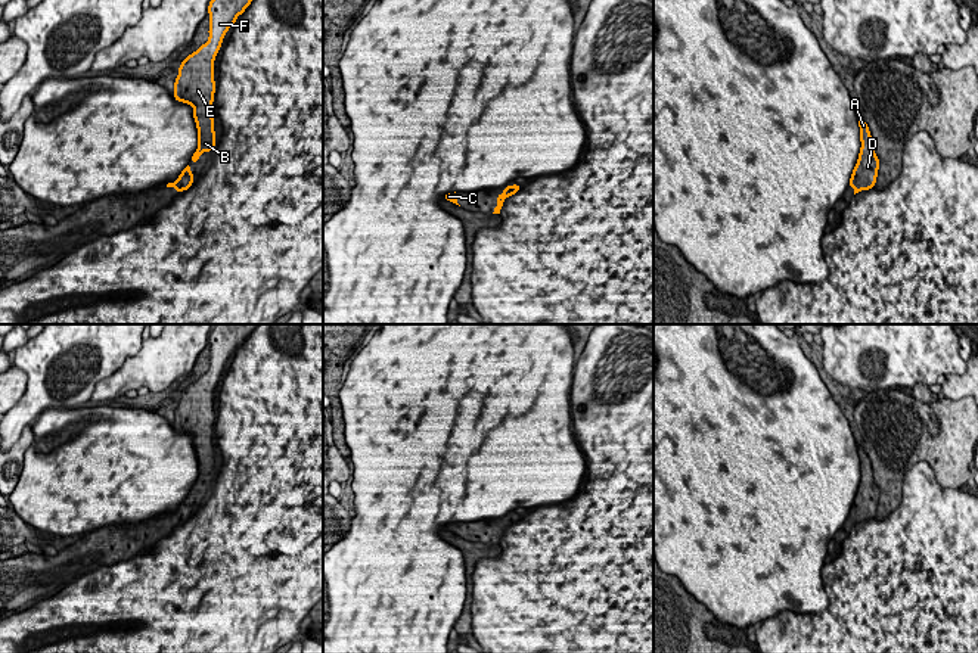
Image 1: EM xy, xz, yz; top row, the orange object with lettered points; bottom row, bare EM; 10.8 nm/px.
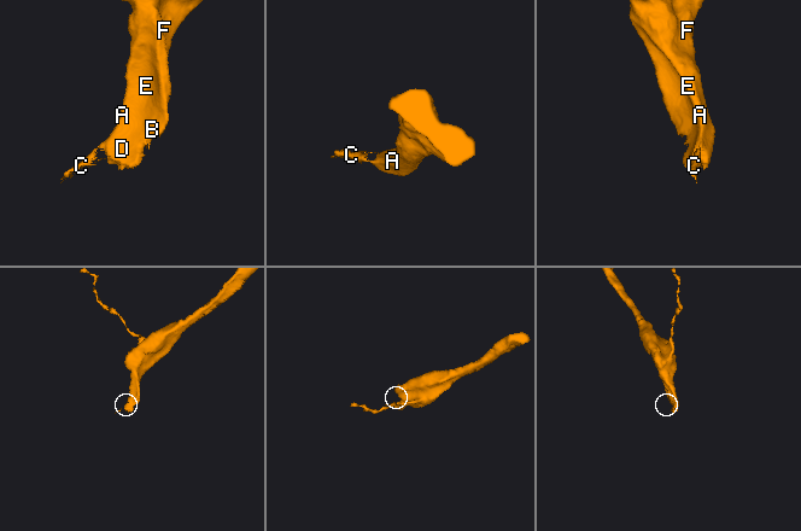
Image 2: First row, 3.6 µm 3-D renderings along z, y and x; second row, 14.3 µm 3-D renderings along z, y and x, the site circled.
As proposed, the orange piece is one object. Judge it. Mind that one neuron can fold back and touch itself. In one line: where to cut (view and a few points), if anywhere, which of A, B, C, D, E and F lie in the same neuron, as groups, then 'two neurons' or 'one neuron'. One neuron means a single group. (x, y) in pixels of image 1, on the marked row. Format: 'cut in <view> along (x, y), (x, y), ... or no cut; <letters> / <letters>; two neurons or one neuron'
no cut; A B C D E F; one neuron

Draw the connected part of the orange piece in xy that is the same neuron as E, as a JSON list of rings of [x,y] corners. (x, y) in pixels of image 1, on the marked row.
[[[211,0],[209,38],[196,52],[184,57],[174,81],[174,99],[193,106],[198,128],[198,149],[190,162],[199,162],[202,152],[211,152],[215,144],[212,102],[217,84],[214,83],[214,60],[221,49],[224,34],[235,25],[239,15],[252,0]]]

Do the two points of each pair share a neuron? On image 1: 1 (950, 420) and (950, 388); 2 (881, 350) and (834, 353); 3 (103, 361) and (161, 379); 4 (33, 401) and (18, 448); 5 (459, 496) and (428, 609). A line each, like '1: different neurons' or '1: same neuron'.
1: different neurons
2: same neuron
3: different neurons
4: different neurons
5: same neuron

